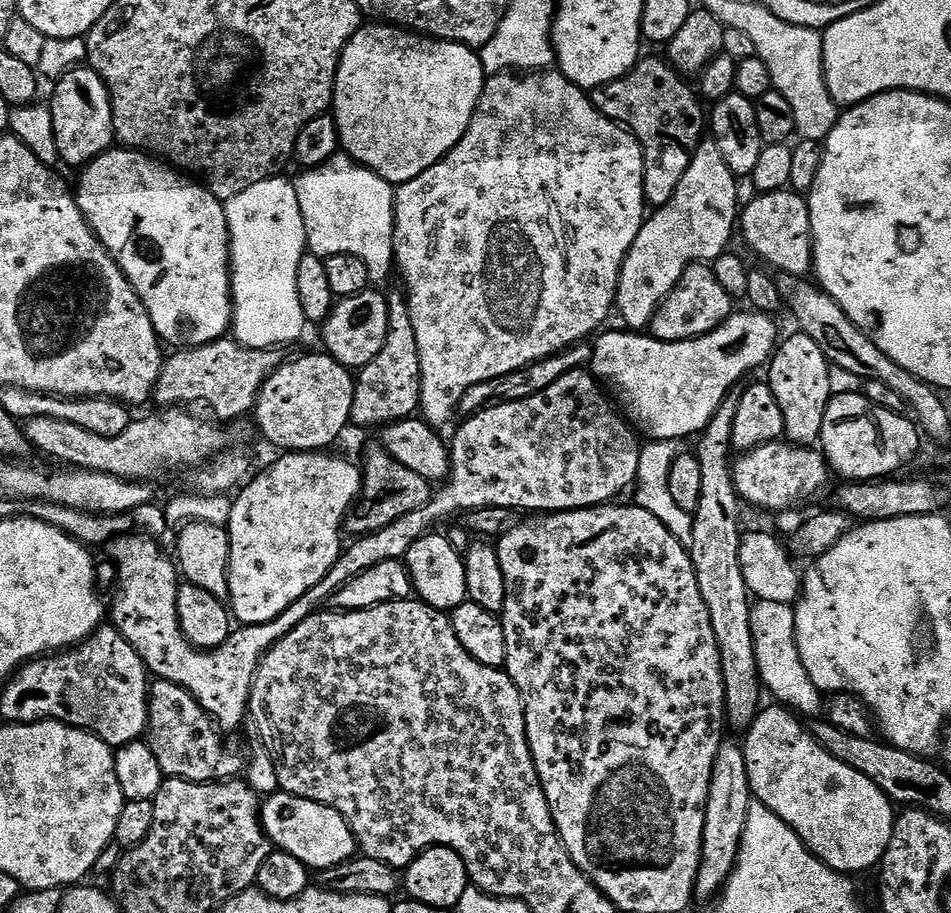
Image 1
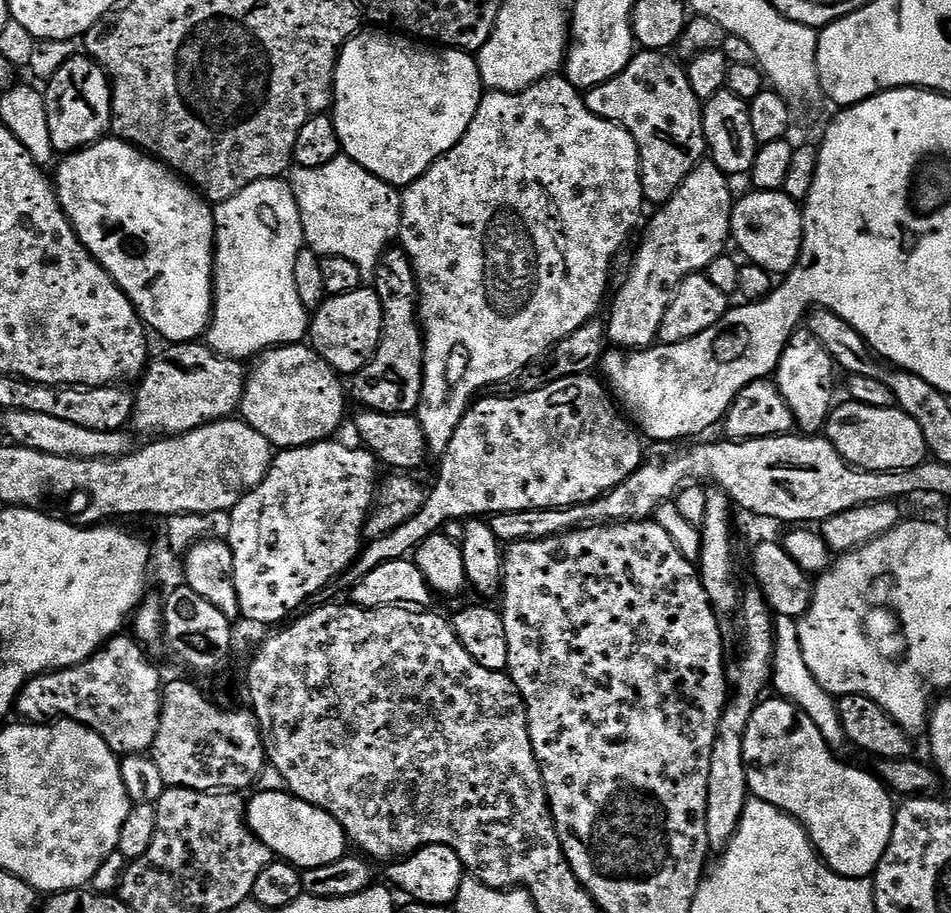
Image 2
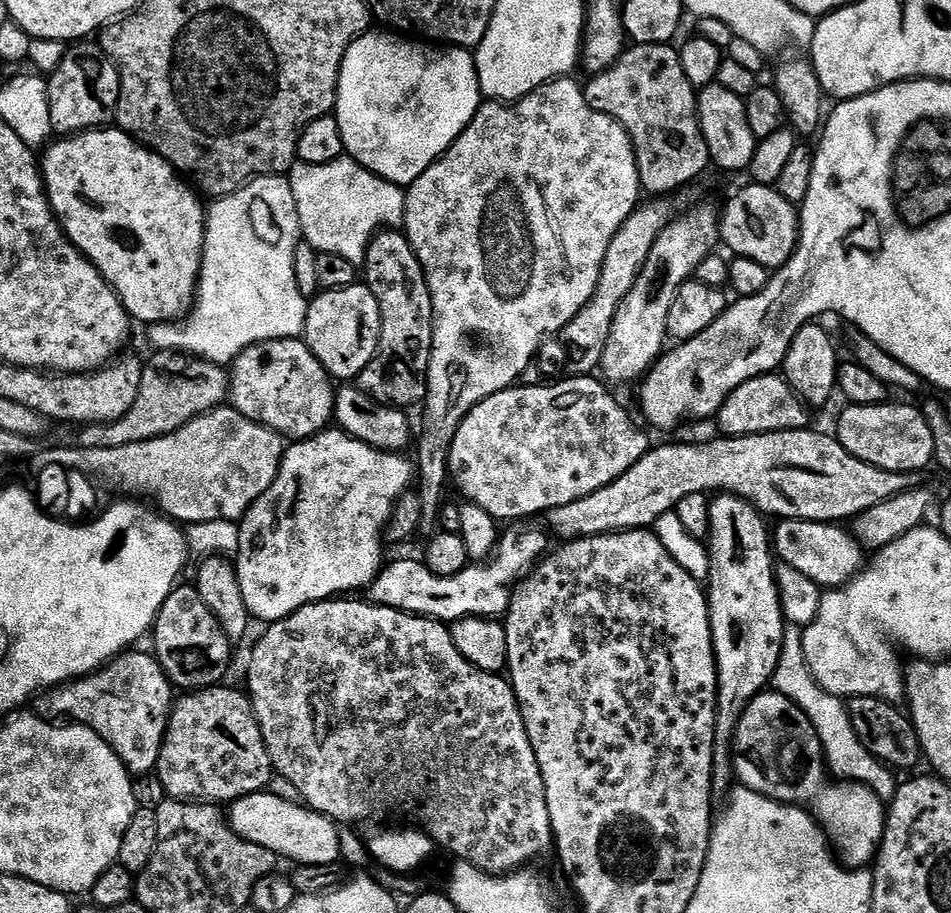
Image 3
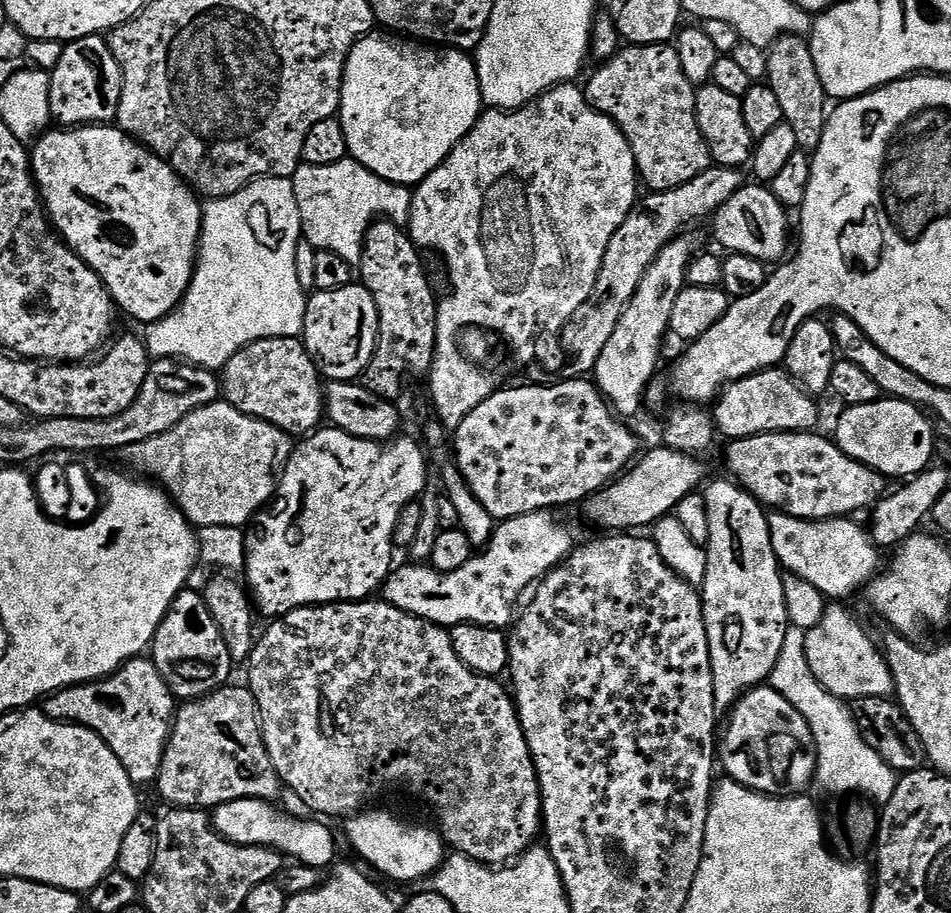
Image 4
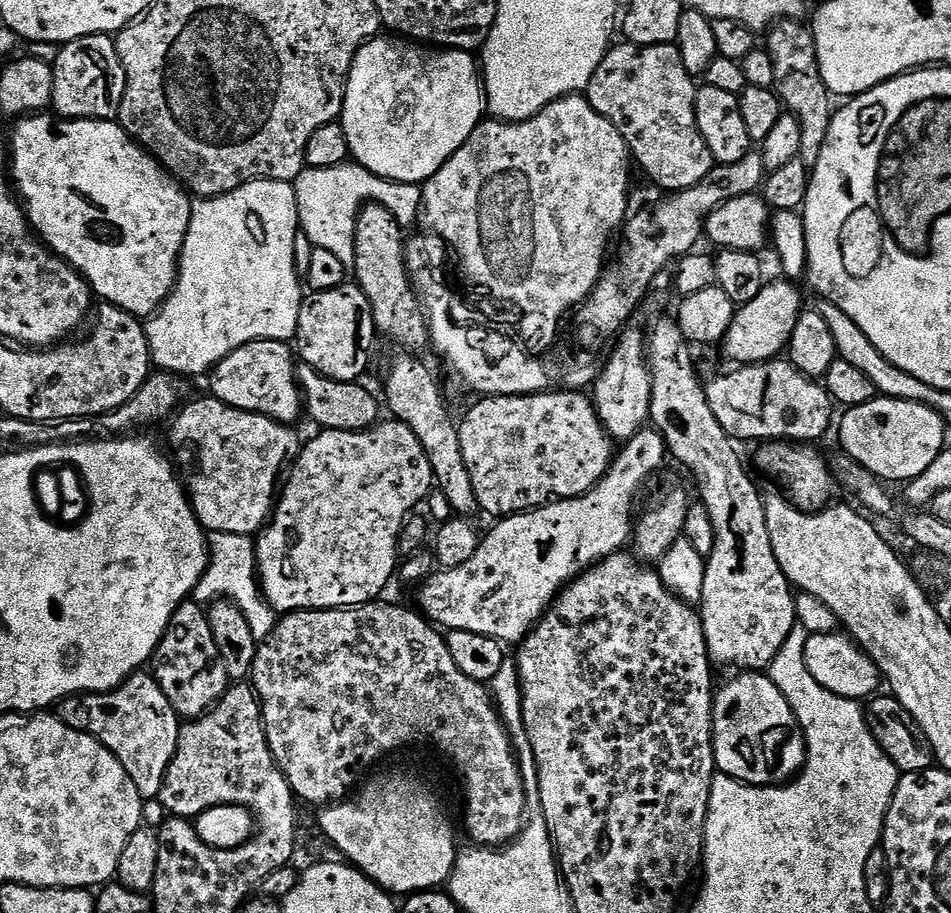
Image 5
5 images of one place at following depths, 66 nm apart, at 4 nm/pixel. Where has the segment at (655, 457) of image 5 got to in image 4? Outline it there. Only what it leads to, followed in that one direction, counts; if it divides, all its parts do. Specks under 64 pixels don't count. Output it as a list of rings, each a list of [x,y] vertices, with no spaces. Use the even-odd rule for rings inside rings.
[[[545,510],[499,521],[487,548],[453,572],[439,572],[437,568],[415,562],[408,562],[405,568],[397,567],[384,581],[383,603],[441,626],[477,624],[507,629],[517,615],[520,595],[543,580],[574,551],[571,530],[552,516],[555,515]]]

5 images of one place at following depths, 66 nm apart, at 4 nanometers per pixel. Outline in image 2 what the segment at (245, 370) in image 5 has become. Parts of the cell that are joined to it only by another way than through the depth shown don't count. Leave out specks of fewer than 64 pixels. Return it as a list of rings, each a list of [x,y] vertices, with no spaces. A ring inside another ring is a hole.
[[[307,343],[286,344],[278,348],[270,348],[266,352],[261,352],[255,357],[256,365],[250,368],[244,382],[244,393],[242,394],[242,402],[240,403],[238,412],[251,428],[258,430],[258,434],[262,434],[262,438],[266,438],[271,442],[273,449],[283,450],[286,448],[301,448],[307,444],[319,444],[320,441],[335,437],[336,431],[340,428],[340,423],[344,420],[344,396],[346,400],[346,384],[342,381],[341,373],[335,372],[328,363],[325,362],[317,353],[316,349]]]

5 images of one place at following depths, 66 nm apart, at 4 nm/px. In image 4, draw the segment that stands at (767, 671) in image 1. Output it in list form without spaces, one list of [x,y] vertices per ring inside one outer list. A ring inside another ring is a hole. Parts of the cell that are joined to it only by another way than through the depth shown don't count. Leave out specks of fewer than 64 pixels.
[[[789,627],[782,654],[770,677],[770,686],[787,696],[810,726],[816,743],[816,780],[828,792],[861,792],[869,801],[887,802],[896,789],[897,773],[874,751],[858,728],[855,711],[840,697],[830,694],[814,678],[810,662],[806,662],[806,632]]]

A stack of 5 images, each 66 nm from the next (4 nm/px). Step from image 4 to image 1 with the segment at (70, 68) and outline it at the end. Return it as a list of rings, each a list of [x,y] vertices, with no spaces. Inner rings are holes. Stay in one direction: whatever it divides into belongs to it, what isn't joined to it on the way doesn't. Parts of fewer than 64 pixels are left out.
[[[79,66],[69,69],[55,81],[50,109],[53,116],[54,140],[59,159],[75,170],[83,169],[94,158],[113,147],[112,103],[108,87],[93,68]]]

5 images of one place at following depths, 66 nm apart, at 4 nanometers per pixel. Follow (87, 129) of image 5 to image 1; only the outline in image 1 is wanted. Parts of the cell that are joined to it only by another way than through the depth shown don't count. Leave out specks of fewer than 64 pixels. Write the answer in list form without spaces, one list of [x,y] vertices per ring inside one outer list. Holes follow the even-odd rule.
[[[123,146],[113,147],[103,152],[98,158],[94,158],[79,173],[80,181],[74,184],[76,205],[87,218],[92,232],[102,242],[102,246],[114,258],[114,262],[122,271],[125,278],[131,282],[132,289],[138,294],[138,298],[146,306],[150,314],[150,322],[154,326],[156,335],[165,345],[173,344],[173,349],[197,348],[203,344],[212,344],[215,340],[225,339],[226,333],[231,327],[232,291],[230,265],[228,263],[228,227],[226,226],[226,214],[224,213],[224,201],[219,200],[210,189],[195,179],[181,174],[177,169],[153,158],[151,155],[135,150],[129,150]]]

